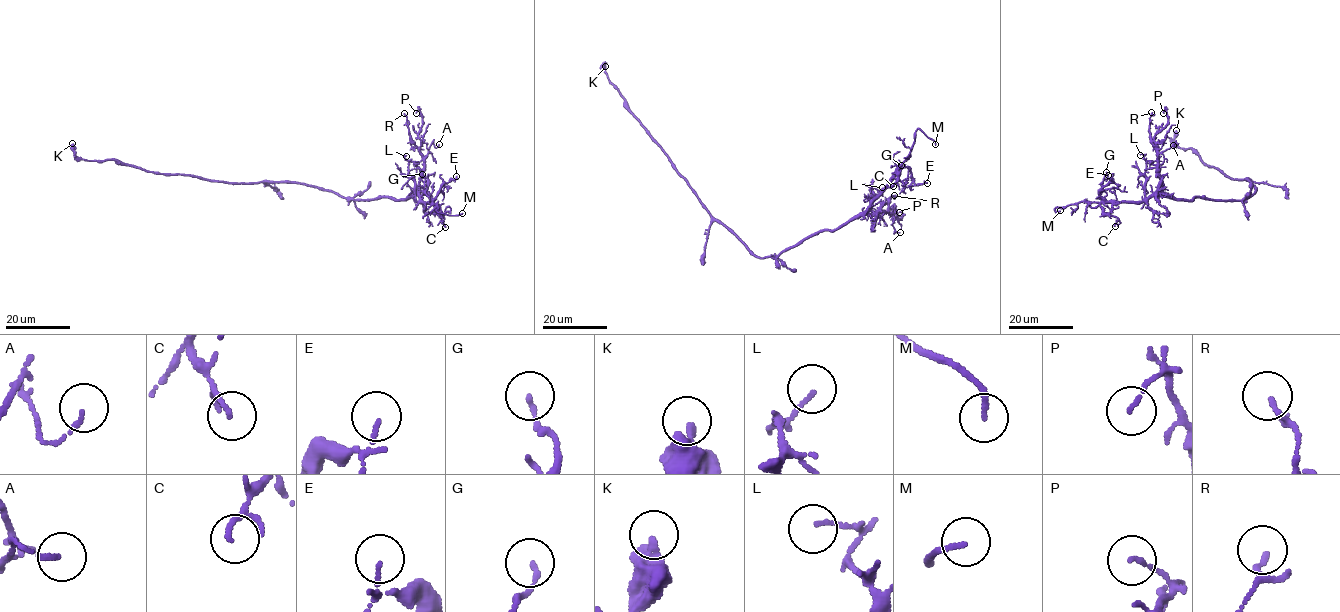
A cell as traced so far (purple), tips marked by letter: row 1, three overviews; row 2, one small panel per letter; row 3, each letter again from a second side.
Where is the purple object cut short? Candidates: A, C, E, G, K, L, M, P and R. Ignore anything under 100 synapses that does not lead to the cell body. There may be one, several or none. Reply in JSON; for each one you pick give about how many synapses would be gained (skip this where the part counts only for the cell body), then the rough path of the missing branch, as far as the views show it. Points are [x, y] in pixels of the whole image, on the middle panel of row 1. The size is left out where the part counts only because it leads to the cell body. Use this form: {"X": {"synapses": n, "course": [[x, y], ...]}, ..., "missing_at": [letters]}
{"M": {"course": [[935, 144], [949, 163]]}, "missing_at": ["M"]}

